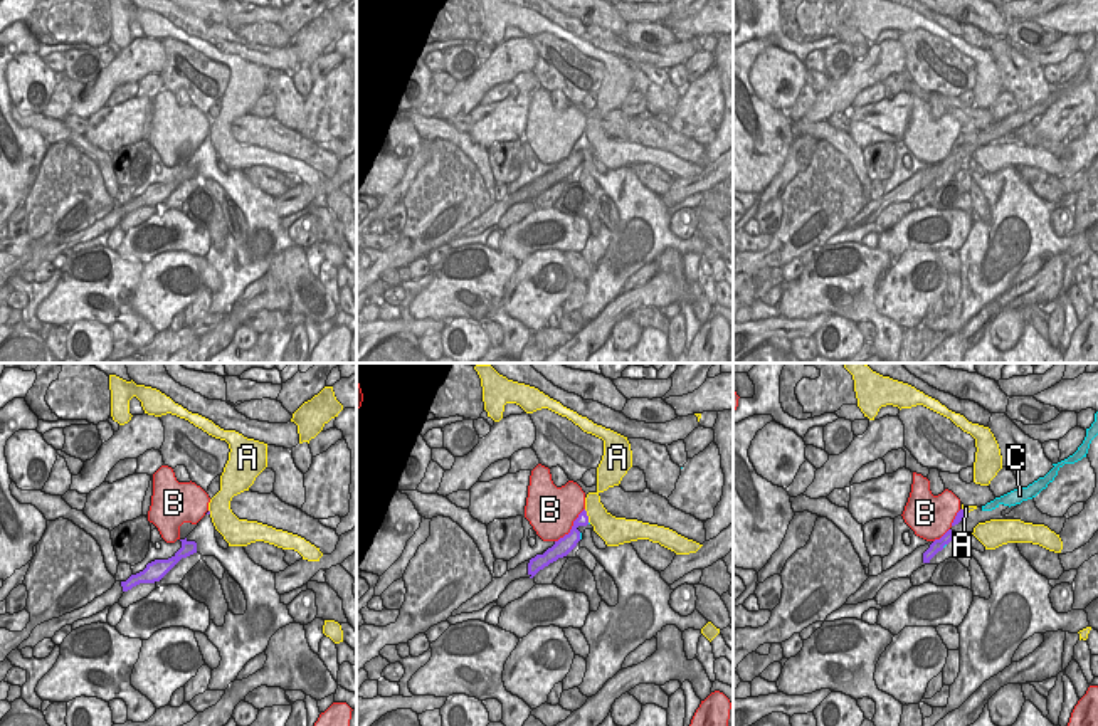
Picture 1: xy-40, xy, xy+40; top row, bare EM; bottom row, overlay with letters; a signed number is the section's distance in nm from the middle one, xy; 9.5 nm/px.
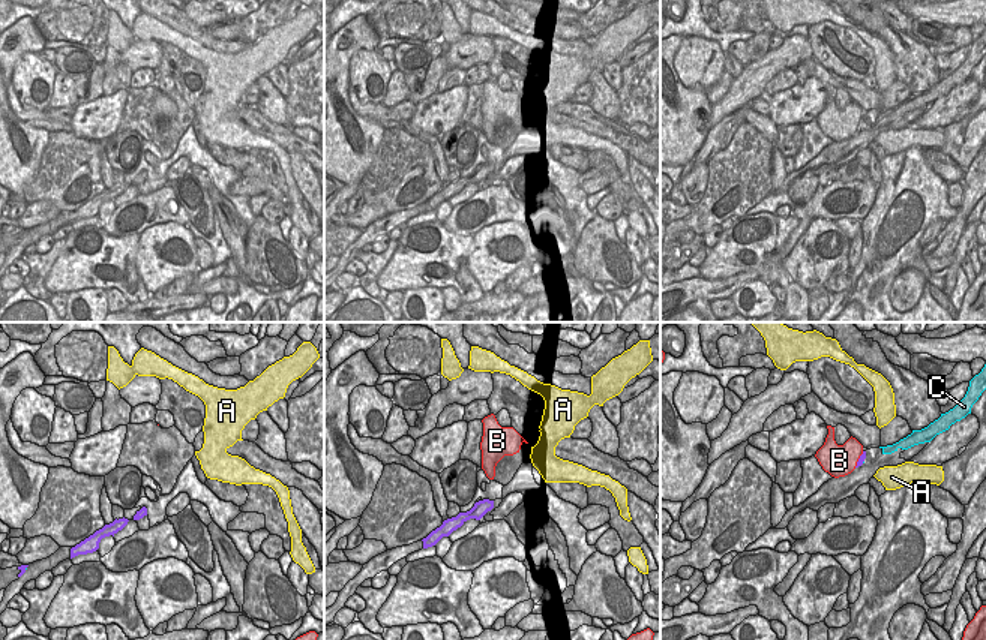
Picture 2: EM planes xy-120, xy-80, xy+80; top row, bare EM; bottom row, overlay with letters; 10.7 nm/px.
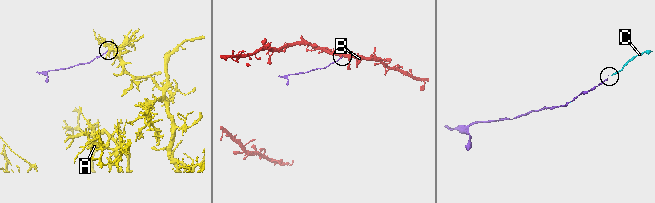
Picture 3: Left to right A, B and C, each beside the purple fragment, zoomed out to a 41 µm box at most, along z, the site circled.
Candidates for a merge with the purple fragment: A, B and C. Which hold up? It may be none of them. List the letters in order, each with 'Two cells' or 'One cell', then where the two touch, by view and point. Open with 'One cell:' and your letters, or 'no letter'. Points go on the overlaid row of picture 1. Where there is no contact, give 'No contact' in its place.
One cell: C
A: Two cells. Touches purple at xy (587, 516)
B: Two cells. Touches purple at xy (572, 526)
C: One cell. Touches purple at xy (579, 536)

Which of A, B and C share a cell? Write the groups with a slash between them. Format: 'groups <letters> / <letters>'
groups A / B / C

